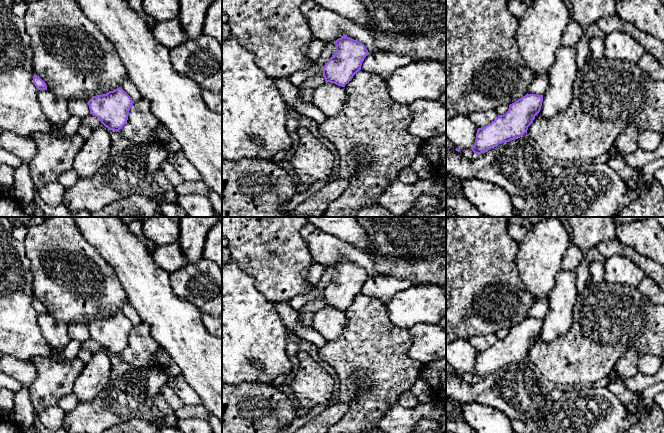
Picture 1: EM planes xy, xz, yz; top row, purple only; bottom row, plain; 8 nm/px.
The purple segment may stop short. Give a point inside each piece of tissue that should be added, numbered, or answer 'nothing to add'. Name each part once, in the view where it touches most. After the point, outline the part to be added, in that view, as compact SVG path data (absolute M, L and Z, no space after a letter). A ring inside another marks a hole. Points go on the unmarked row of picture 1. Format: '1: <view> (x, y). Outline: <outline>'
nothing to add

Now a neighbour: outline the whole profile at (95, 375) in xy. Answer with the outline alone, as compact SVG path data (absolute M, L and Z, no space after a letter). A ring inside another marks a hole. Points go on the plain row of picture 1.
M103 348L93 352L92 359L85 364L74 383L73 393L79 403L91 401L105 388L110 380L110 369L109 353Z

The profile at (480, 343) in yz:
M496 333L486 336L476 336L468 339L468 342L478 351L484 351L494 345L498 341Z

